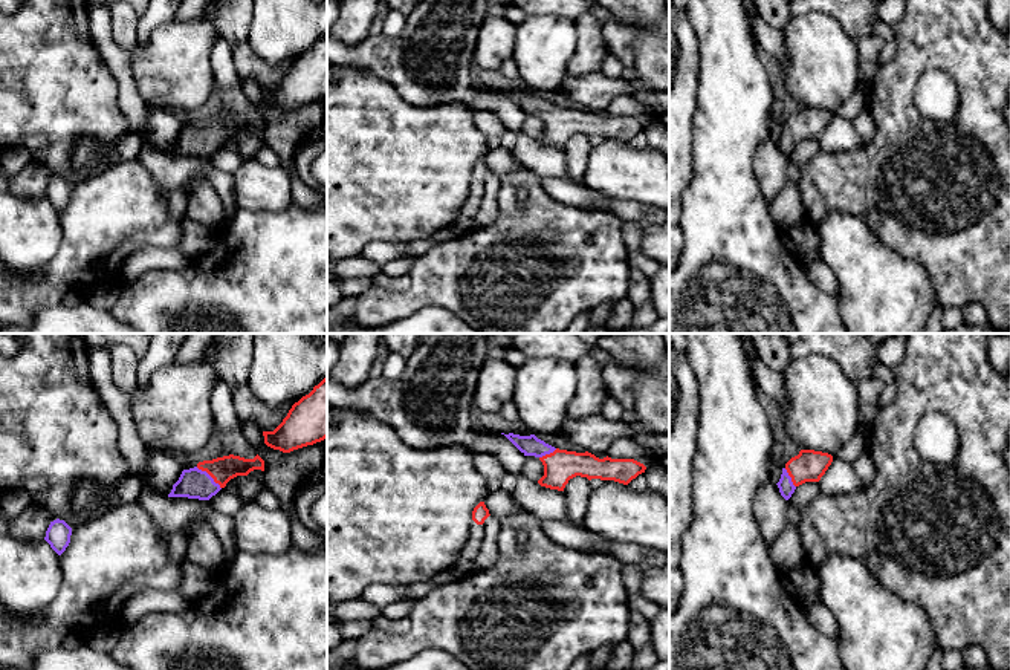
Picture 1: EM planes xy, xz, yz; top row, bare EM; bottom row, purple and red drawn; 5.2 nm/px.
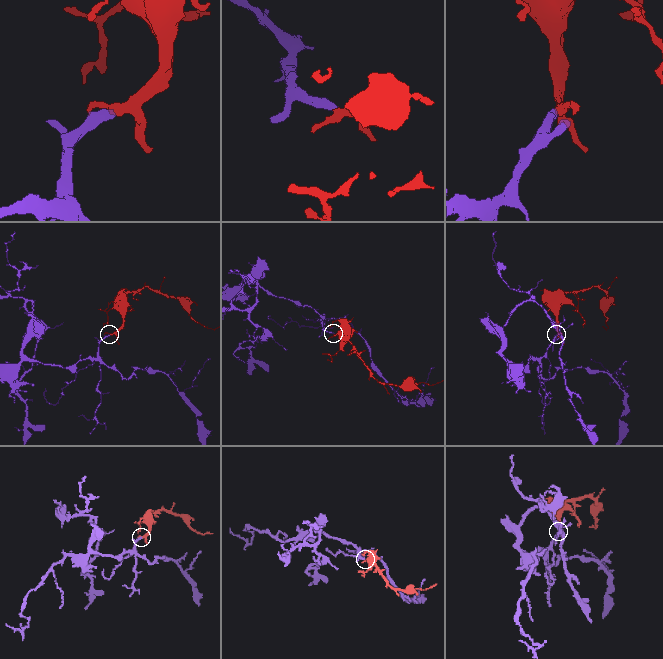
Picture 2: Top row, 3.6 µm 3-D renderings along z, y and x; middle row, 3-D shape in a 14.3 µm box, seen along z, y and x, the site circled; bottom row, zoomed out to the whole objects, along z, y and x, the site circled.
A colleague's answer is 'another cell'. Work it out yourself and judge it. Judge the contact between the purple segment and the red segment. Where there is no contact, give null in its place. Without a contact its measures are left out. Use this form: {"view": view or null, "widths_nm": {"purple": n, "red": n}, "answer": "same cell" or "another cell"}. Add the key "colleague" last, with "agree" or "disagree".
{"view": "xy", "widths_nm": {"purple": 160, "red": 140}, "answer": "same cell", "colleague": "disagree"}

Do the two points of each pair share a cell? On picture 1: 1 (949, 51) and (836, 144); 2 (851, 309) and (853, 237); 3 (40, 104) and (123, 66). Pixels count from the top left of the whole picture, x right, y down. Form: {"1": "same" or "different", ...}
{"1": "different", "2": "same", "3": "different"}

